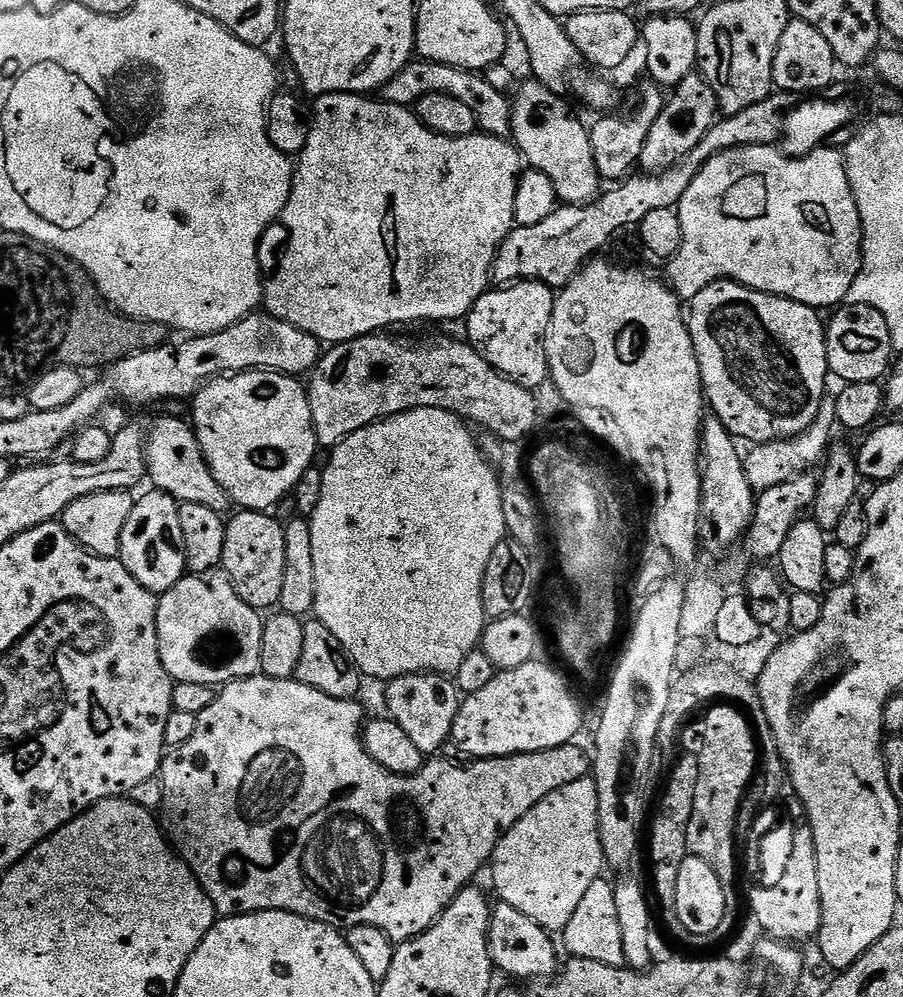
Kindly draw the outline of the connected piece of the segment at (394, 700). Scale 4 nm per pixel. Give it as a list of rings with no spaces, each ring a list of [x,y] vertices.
[[[415,672],[409,676],[399,676],[396,680],[387,681],[384,692],[384,704],[388,707],[387,715],[406,730],[407,736],[425,754],[436,754],[452,739],[454,718],[460,709],[462,693],[447,675],[435,672]]]

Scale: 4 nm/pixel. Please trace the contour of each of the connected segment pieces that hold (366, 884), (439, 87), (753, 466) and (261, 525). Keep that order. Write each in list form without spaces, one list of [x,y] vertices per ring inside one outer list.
[[[257,674],[250,678],[242,678],[241,680],[235,680],[234,682],[223,685],[223,687],[217,691],[214,702],[210,702],[210,706],[206,706],[206,710],[202,710],[202,714],[196,716],[194,734],[191,738],[186,742],[182,742],[182,746],[171,749],[171,751],[165,755],[164,762],[160,765],[160,775],[158,777],[164,784],[164,807],[162,809],[162,815],[164,815],[164,820],[162,816],[163,831],[166,833],[171,847],[175,849],[180,859],[188,865],[188,869],[195,874],[198,883],[204,887],[204,892],[210,898],[210,902],[214,905],[217,913],[219,913],[221,917],[244,916],[247,912],[282,910],[283,912],[293,912],[294,914],[305,916],[306,918],[317,920],[318,922],[326,922],[333,926],[343,926],[345,929],[353,928],[359,924],[378,926],[394,942],[412,940],[418,934],[425,932],[431,924],[435,924],[437,918],[452,905],[458,893],[461,892],[463,888],[469,887],[469,885],[475,881],[472,879],[474,879],[483,868],[485,871],[486,865],[491,861],[492,852],[496,849],[497,844],[501,843],[502,837],[505,834],[511,833],[512,829],[517,827],[520,821],[527,817],[529,812],[536,809],[539,804],[543,804],[547,796],[553,796],[554,790],[565,788],[570,782],[578,782],[579,780],[585,779],[590,772],[589,753],[587,756],[587,754],[579,748],[579,743],[573,742],[563,744],[562,746],[554,746],[554,750],[538,750],[530,754],[499,756],[493,760],[478,760],[469,763],[469,768],[463,768],[465,765],[460,762],[453,762],[443,758],[432,758],[425,763],[424,767],[416,775],[399,776],[396,773],[391,773],[390,770],[384,769],[364,748],[362,729],[366,724],[366,717],[364,718],[363,706],[356,703],[360,702],[357,702],[355,699],[339,700],[338,698],[330,698],[330,694],[322,694],[322,690],[314,690],[294,678],[291,680],[279,680],[278,678],[270,678],[263,674]]]
[[[416,58],[401,72],[394,74],[394,78],[390,78],[390,82],[384,84],[382,96],[389,104],[415,106],[419,104],[423,96],[429,96],[435,92],[454,98],[458,102],[462,102],[462,106],[467,106],[474,113],[479,131],[490,136],[502,137],[507,137],[511,133],[511,99],[505,93],[494,90],[494,86],[490,86],[490,82],[486,82],[479,72],[467,72],[454,66]]]
[[[828,398],[820,405],[820,413],[810,422],[805,432],[799,432],[788,440],[775,440],[749,447],[749,452],[744,456],[744,469],[753,493],[759,494],[780,486],[795,476],[805,475],[814,464],[819,465],[827,453],[828,445],[833,443],[832,431],[837,431],[837,428],[836,402],[835,399]]]
[[[237,511],[233,520],[224,525],[224,549],[222,550],[222,572],[230,578],[234,590],[242,599],[257,610],[275,609],[282,594],[282,574],[286,570],[286,538],[284,524],[276,521],[268,512]]]

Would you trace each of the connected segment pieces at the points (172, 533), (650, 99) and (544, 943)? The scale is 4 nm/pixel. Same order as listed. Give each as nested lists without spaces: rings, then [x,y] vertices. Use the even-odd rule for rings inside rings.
[[[151,491],[133,503],[130,518],[126,518],[126,526],[122,526],[118,559],[130,574],[134,574],[134,578],[138,578],[138,582],[142,582],[142,586],[146,586],[146,590],[163,594],[184,577],[188,563],[182,542],[180,504],[162,491]]]
[[[647,82],[640,88],[640,93],[636,96],[637,108],[632,108],[629,112],[624,112],[621,116],[616,114],[604,114],[596,125],[591,125],[588,137],[590,138],[590,150],[594,150],[594,166],[598,170],[601,181],[620,182],[625,179],[639,165],[642,146],[646,146],[646,134],[650,134],[650,126],[654,126],[654,121],[658,119],[658,114],[662,114],[666,103],[665,93],[661,85],[655,82]]]
[[[503,902],[497,903],[492,910],[492,917],[488,923],[488,953],[492,956],[493,965],[497,969],[500,968],[508,976],[517,976],[520,980],[540,980],[551,978],[558,971],[558,963],[556,964],[556,948],[558,952],[558,944],[553,937],[543,928],[538,926],[538,922],[534,922],[534,918],[526,918],[526,914],[522,914],[522,910],[514,910],[514,906]]]

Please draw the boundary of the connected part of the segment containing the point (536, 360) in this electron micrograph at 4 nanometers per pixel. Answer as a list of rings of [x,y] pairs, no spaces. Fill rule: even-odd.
[[[517,280],[515,284],[496,286],[483,292],[468,311],[466,325],[468,324],[467,343],[471,344],[474,351],[496,372],[506,378],[518,382],[523,388],[537,390],[544,382],[550,379],[548,359],[544,349],[544,339],[550,326],[550,318],[554,314],[557,293],[548,285],[537,280]]]

